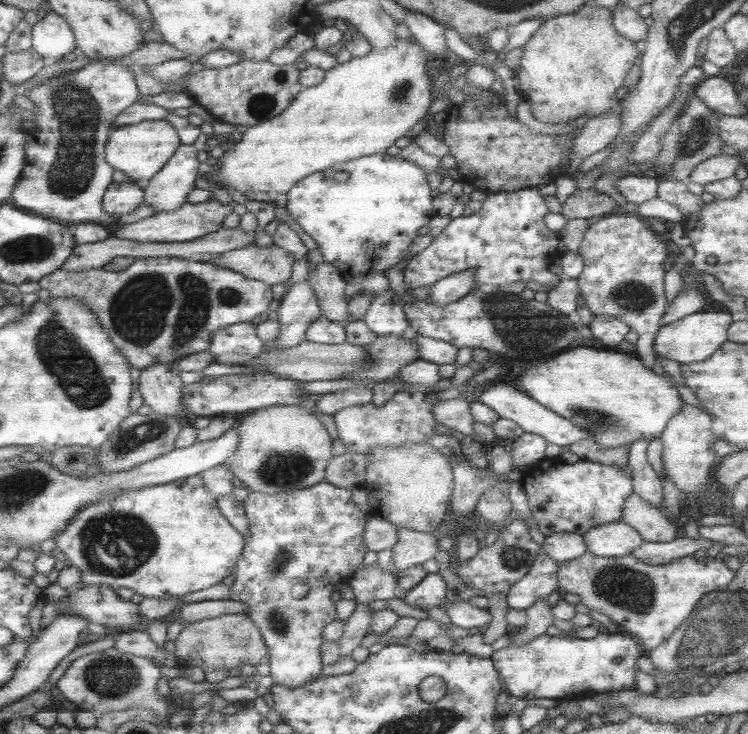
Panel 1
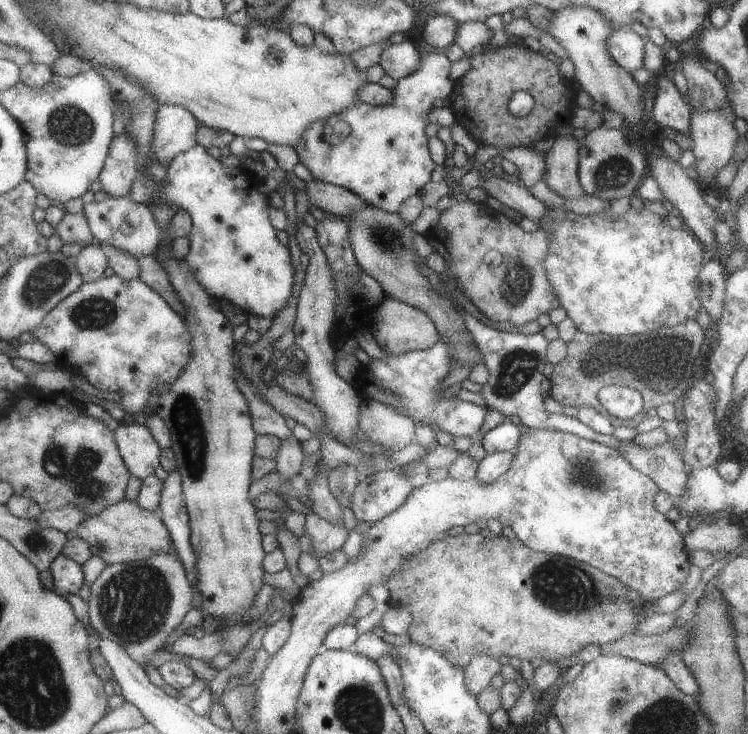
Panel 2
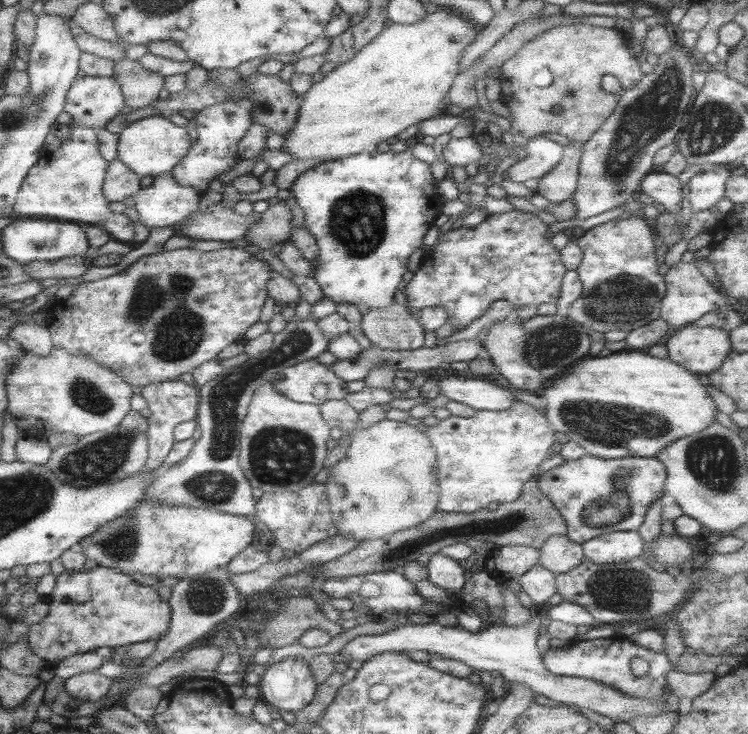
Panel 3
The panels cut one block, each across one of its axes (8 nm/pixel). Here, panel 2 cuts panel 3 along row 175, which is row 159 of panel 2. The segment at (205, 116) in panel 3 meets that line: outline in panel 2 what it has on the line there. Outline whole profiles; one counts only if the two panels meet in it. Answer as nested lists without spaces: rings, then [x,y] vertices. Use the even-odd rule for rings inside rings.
[[[195,145],[188,151],[179,153],[172,161],[169,162],[169,172],[166,180],[163,181],[162,185],[154,185],[144,174],[143,169],[139,168],[139,172],[136,181],[133,183],[129,200],[137,204],[147,204],[152,197],[162,195],[169,203],[172,203],[178,209],[185,210],[192,217],[192,231],[190,236],[190,250],[186,254],[185,260],[189,265],[189,268],[194,272],[195,278],[199,281],[199,284],[204,288],[204,291],[212,298],[217,300],[225,299],[232,305],[239,307],[244,313],[250,315],[259,315],[267,317],[272,320],[278,315],[278,312],[288,304],[288,300],[292,298],[292,290],[294,290],[294,274],[296,266],[293,265],[291,258],[291,252],[288,247],[282,246],[277,239],[276,230],[272,227],[269,222],[269,198],[268,195],[262,194],[258,187],[262,187],[264,180],[258,177],[255,173],[250,170],[238,167],[238,168],[226,168],[218,158],[210,156],[208,150],[201,145]]]

